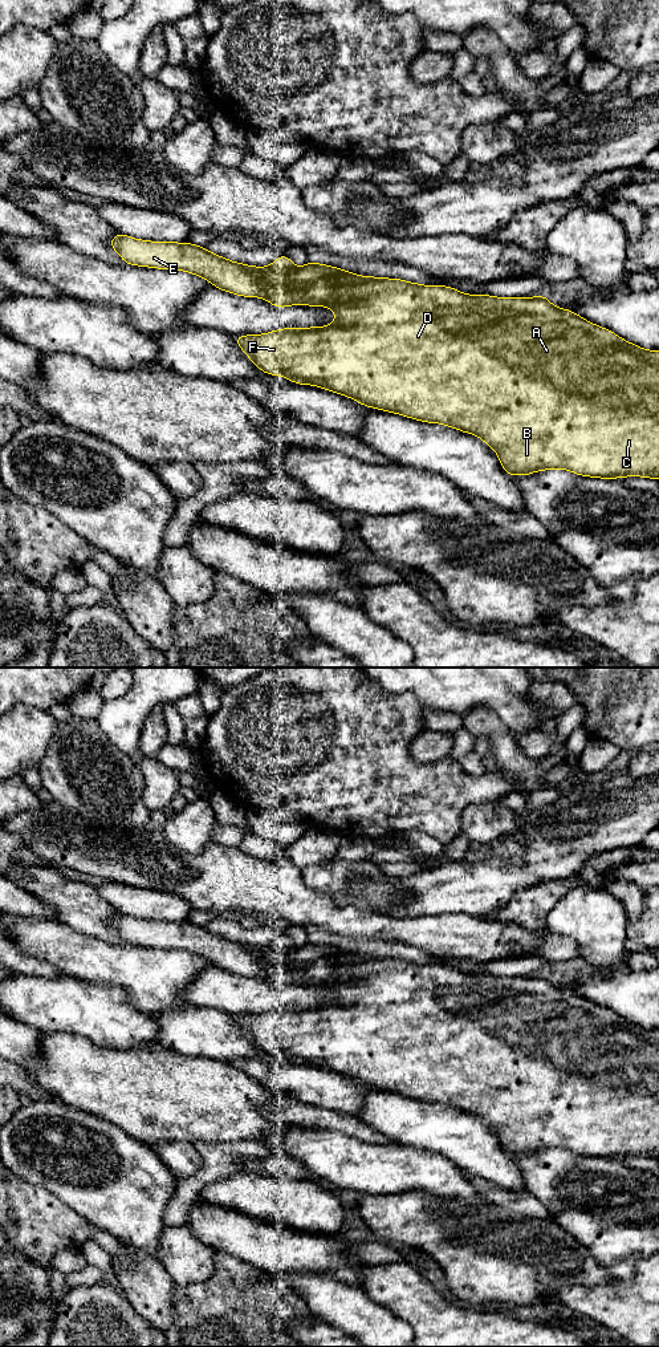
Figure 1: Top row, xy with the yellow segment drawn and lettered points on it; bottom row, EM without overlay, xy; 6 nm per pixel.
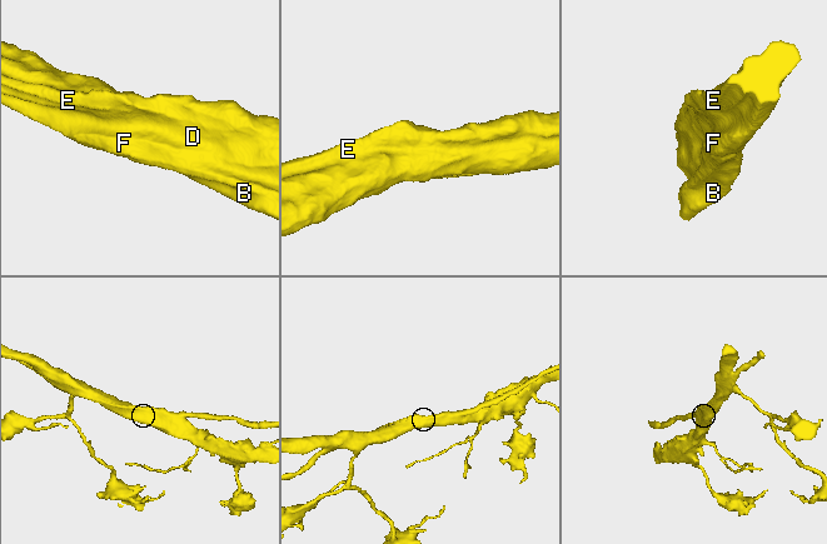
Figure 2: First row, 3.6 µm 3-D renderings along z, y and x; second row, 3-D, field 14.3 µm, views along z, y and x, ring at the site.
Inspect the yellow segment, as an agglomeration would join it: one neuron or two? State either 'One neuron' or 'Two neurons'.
Two neurons

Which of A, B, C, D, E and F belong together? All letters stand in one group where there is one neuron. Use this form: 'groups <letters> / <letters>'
groups A B C D F / E

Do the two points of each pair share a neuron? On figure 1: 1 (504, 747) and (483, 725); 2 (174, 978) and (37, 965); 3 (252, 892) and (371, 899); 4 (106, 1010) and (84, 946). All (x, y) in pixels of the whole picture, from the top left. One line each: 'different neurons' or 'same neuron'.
1: same neuron
2: different neurons
3: different neurons
4: different neurons

